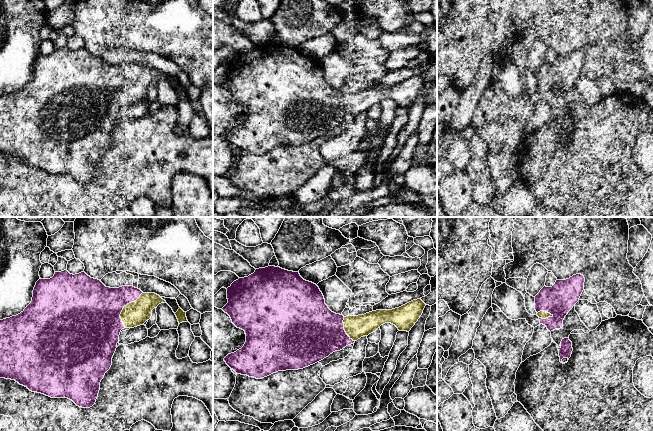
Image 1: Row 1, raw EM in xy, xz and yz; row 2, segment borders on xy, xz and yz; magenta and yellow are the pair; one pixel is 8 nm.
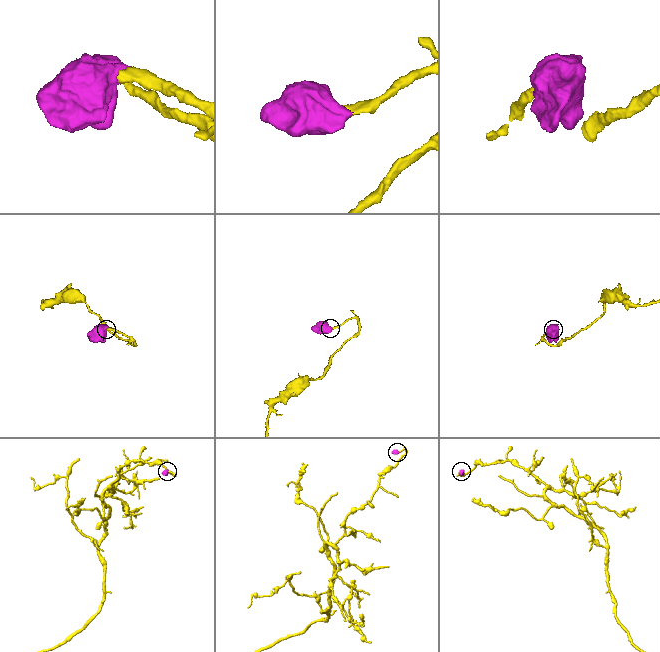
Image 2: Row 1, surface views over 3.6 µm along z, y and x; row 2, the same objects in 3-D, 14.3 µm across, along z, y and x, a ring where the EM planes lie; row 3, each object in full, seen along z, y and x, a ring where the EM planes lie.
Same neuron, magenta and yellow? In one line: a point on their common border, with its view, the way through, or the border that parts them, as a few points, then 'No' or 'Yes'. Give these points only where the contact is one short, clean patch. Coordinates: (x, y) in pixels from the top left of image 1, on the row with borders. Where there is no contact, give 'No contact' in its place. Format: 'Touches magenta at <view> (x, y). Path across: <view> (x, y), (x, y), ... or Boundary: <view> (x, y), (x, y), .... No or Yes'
Touches magenta at xy (123, 307). Yes

